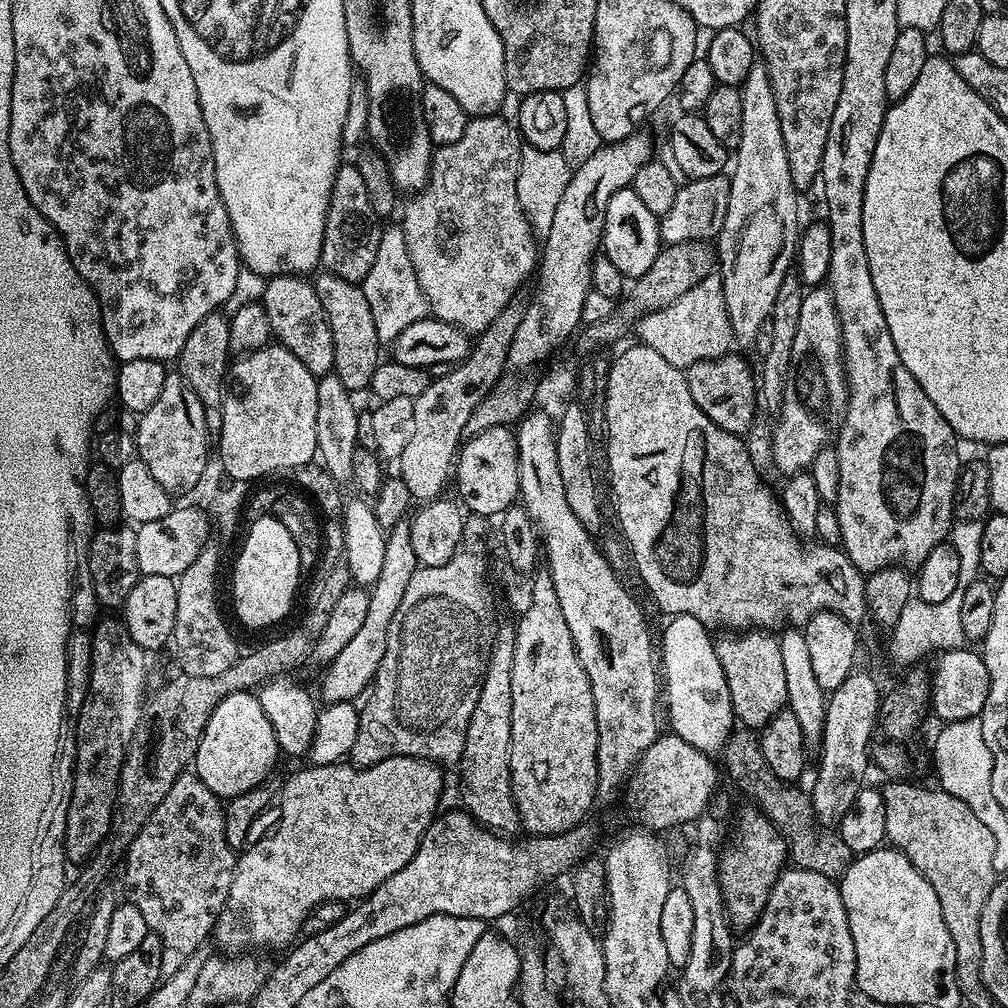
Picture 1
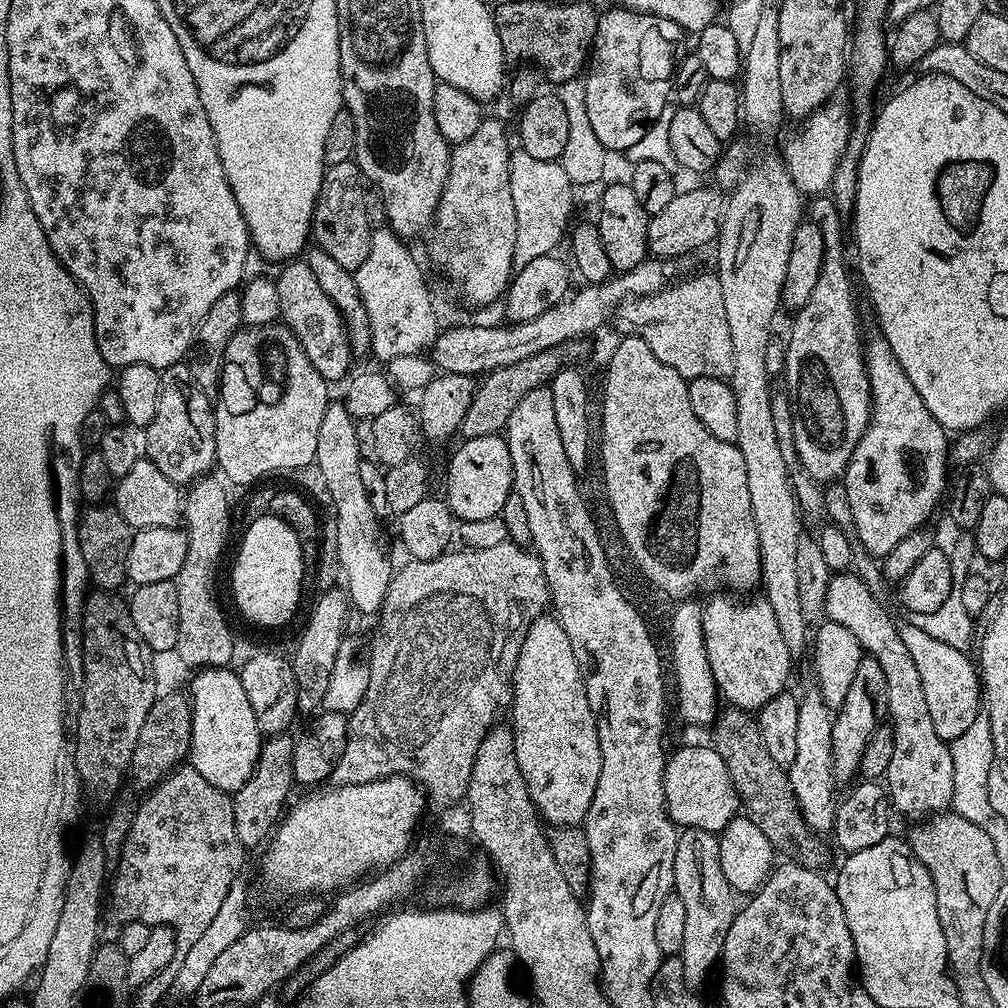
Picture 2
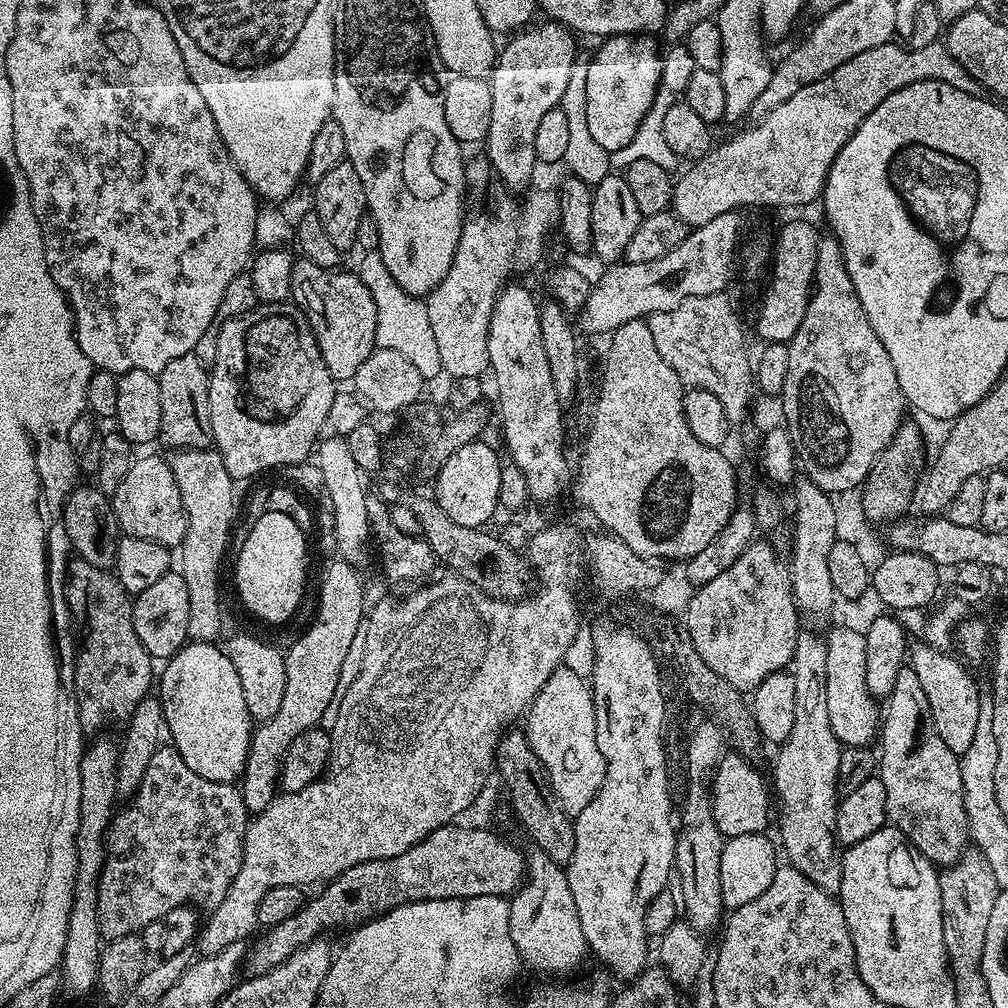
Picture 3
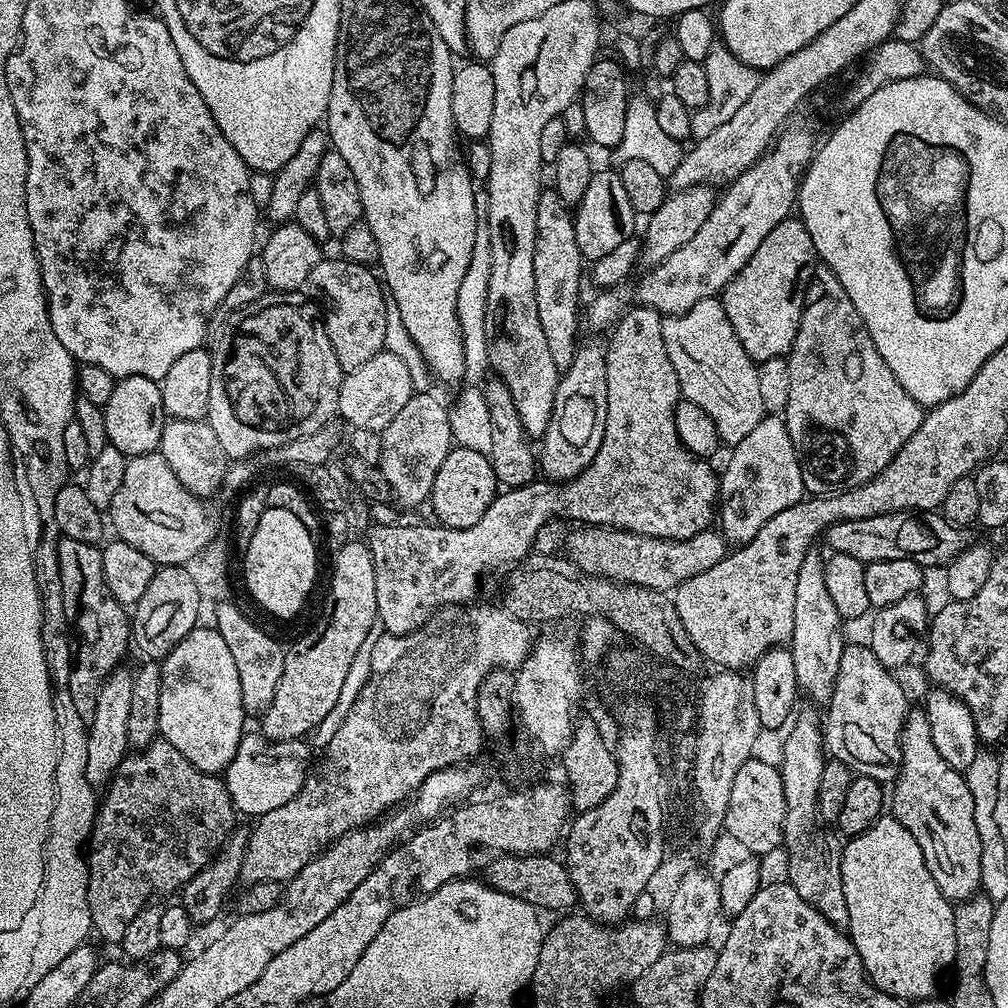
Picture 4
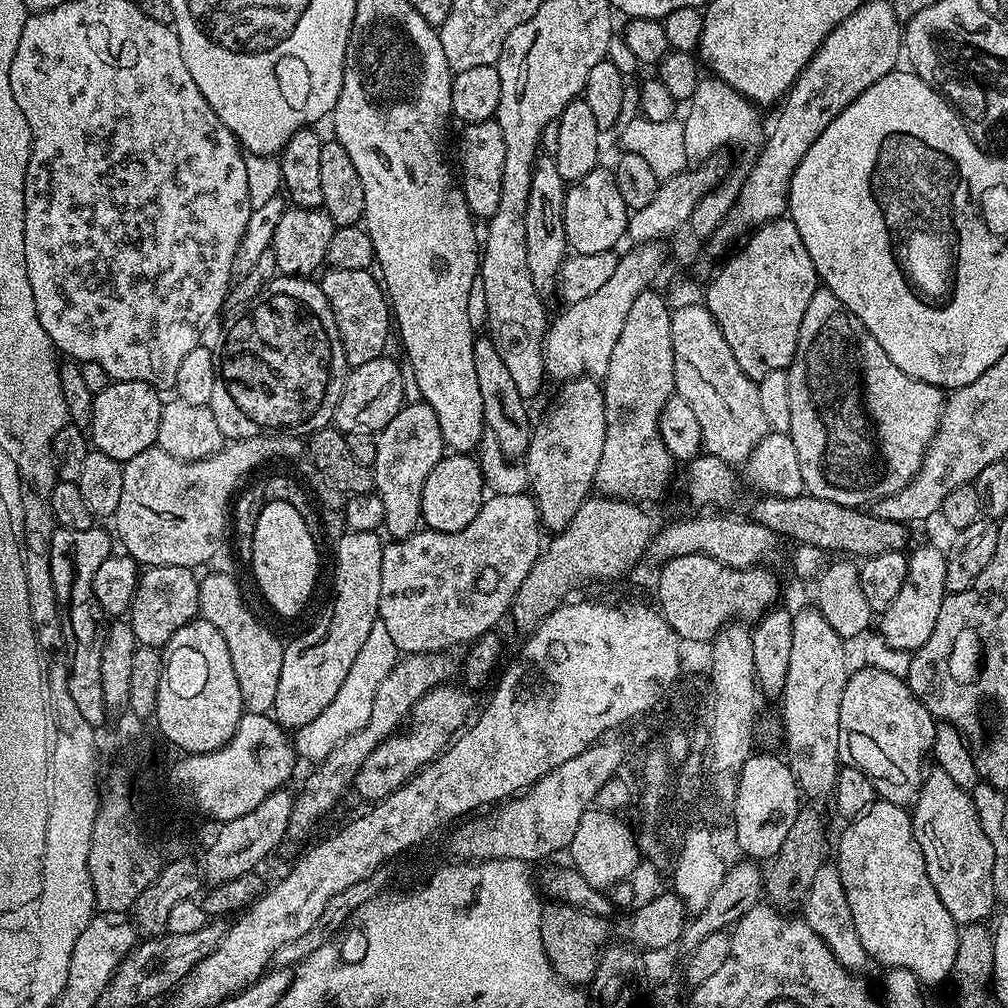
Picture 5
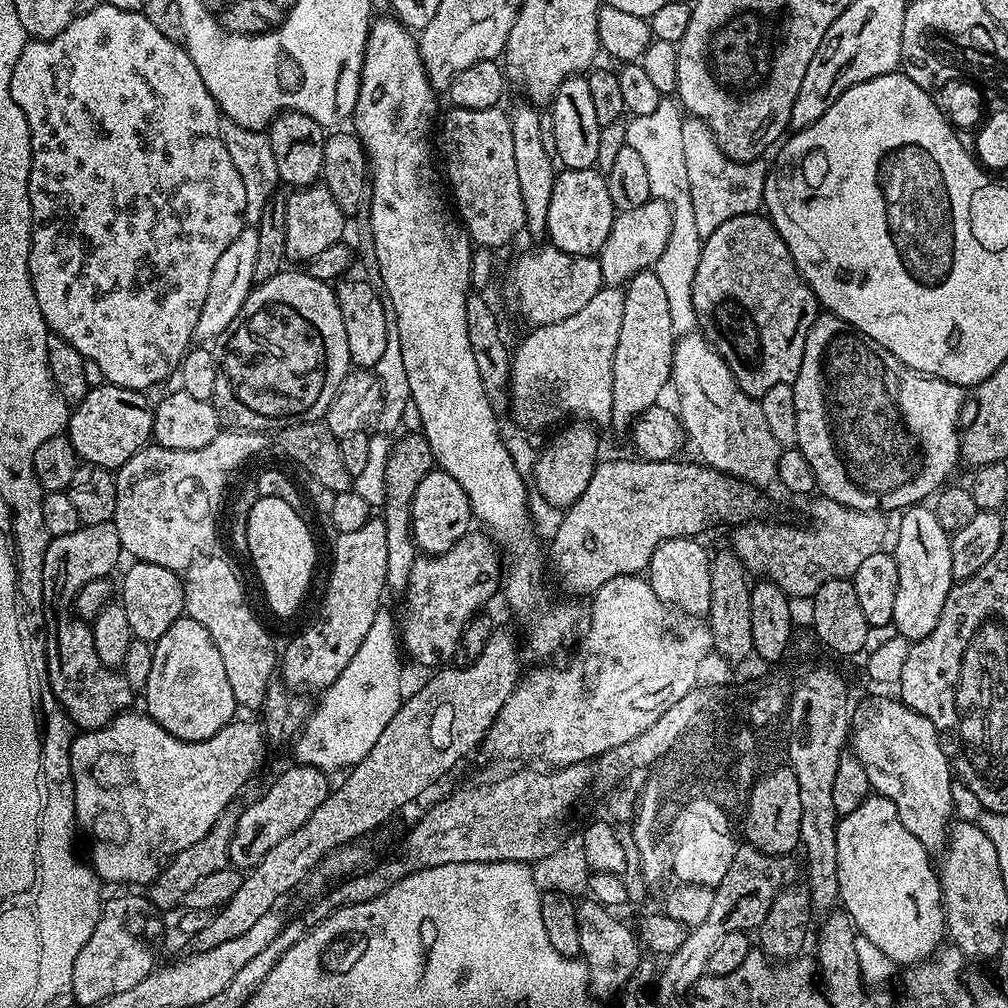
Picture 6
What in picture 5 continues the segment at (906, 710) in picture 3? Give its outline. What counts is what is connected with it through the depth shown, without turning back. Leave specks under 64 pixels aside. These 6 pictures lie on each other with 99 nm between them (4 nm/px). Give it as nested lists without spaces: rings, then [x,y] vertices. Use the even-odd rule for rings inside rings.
[[[933,767],[925,775],[910,815],[930,882],[934,882],[938,898],[942,898],[942,906],[950,910],[950,918],[957,926],[987,921],[998,904],[994,894],[994,846],[990,846],[982,822],[978,822],[978,810],[974,810],[969,791],[951,781],[946,770]]]

